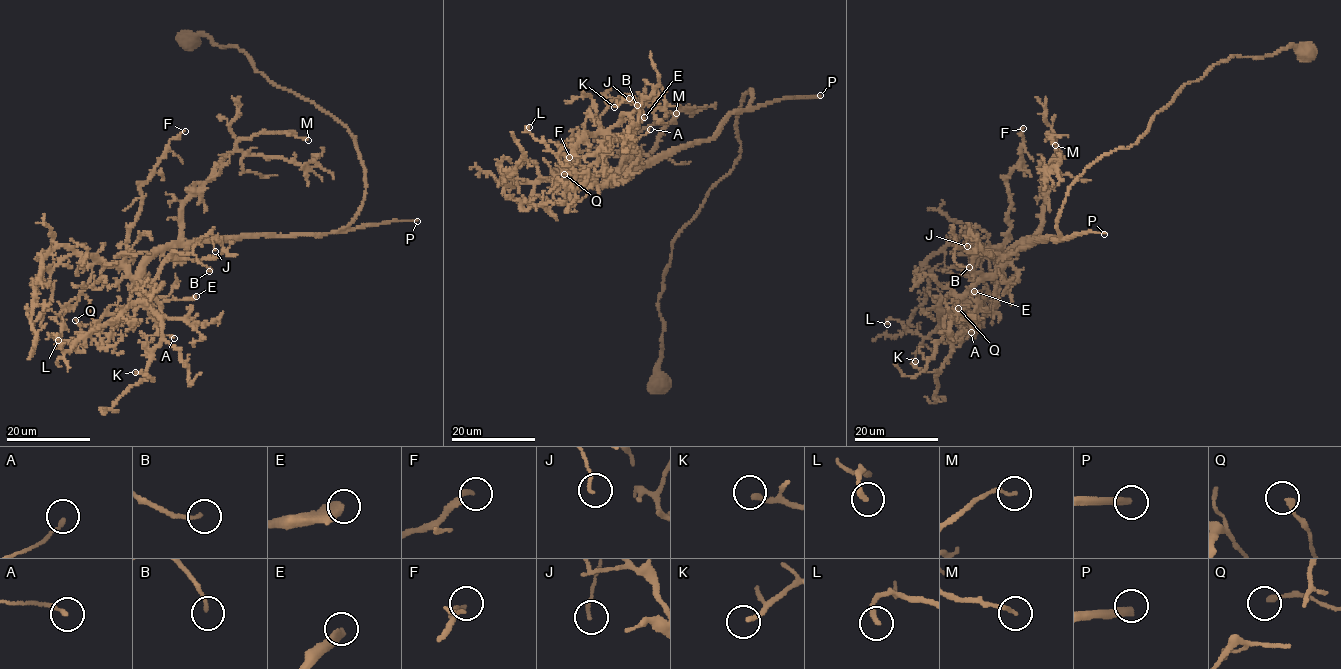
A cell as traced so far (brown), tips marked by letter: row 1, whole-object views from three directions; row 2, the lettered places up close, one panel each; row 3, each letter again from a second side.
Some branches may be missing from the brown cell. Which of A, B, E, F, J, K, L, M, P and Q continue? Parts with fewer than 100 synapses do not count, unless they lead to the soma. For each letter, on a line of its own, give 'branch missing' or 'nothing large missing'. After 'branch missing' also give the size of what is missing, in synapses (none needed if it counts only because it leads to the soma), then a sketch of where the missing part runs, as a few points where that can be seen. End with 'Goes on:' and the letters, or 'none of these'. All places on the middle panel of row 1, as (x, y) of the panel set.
A: nothing large missing
B: nothing large missing
E: nothing large missing
F: nothing large missing
J: nothing large missing
K: nothing large missing
L: nothing large missing
M: nothing large missing
P: branch missing; about 300 synapses
Q: nothing large missing
Goes on: P

